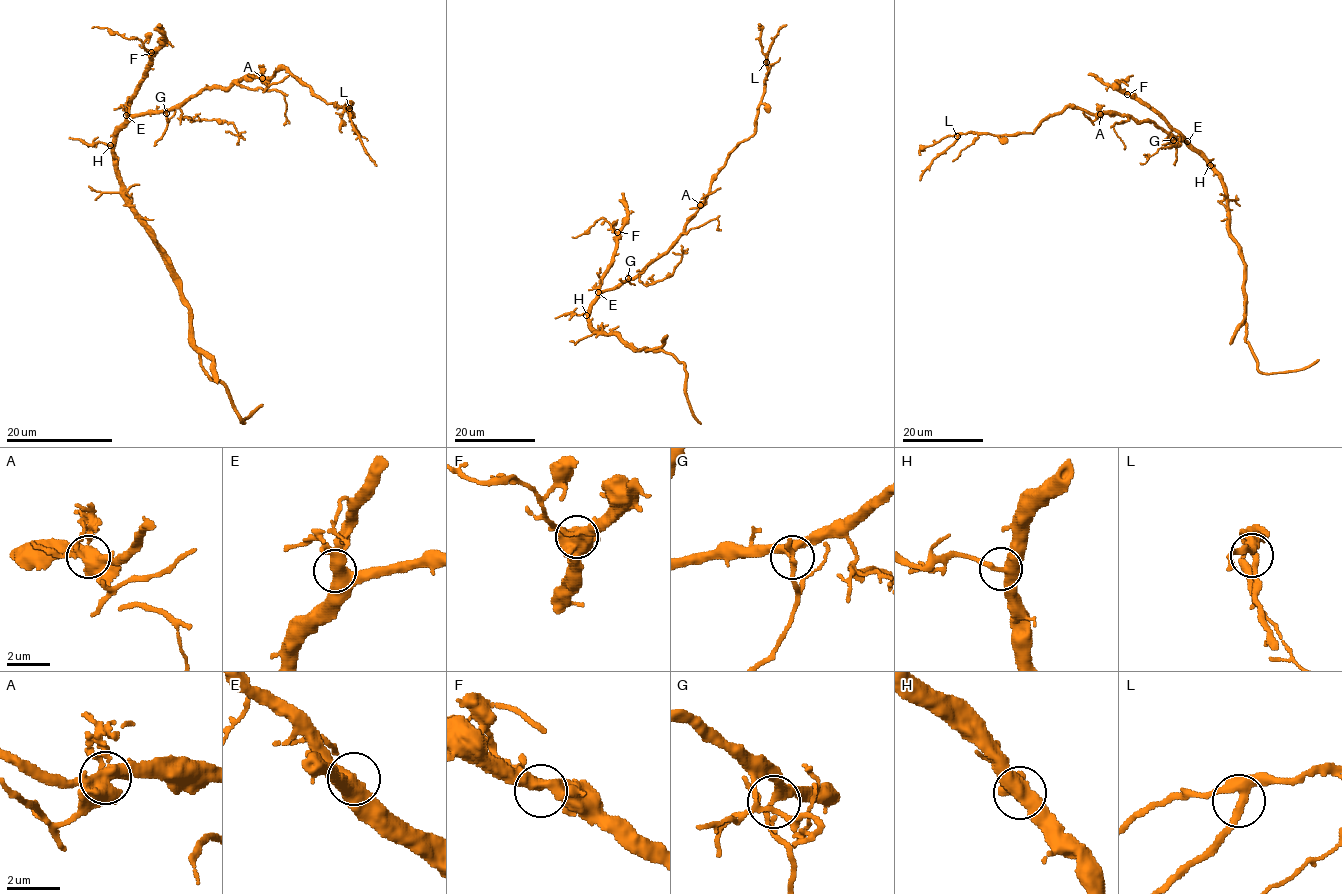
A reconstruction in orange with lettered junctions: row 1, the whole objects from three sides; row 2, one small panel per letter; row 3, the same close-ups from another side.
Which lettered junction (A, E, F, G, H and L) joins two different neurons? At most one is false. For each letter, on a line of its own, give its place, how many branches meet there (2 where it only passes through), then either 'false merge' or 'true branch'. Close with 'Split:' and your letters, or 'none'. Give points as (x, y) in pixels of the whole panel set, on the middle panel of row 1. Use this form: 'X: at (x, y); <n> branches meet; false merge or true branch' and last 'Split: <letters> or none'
A: at (700, 205); 4 branches meet; true branch
E: at (598, 292); 3 branches meet; true branch
F: at (617, 232); 4 branches meet; true branch
G: at (628, 278); 4 branches meet; true branch
H: at (586, 315); 3 branches meet; true branch
L: at (766, 62); 3 branches meet; true branch
Split: none

